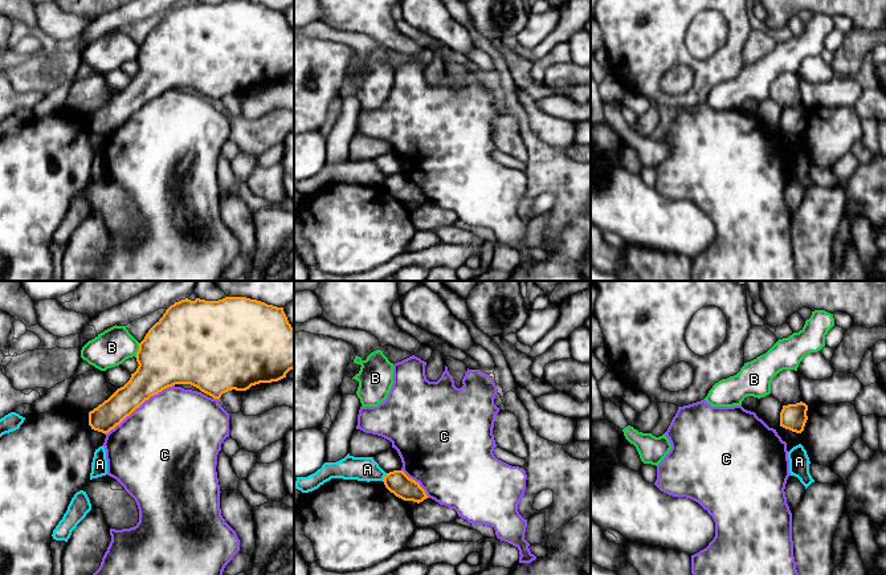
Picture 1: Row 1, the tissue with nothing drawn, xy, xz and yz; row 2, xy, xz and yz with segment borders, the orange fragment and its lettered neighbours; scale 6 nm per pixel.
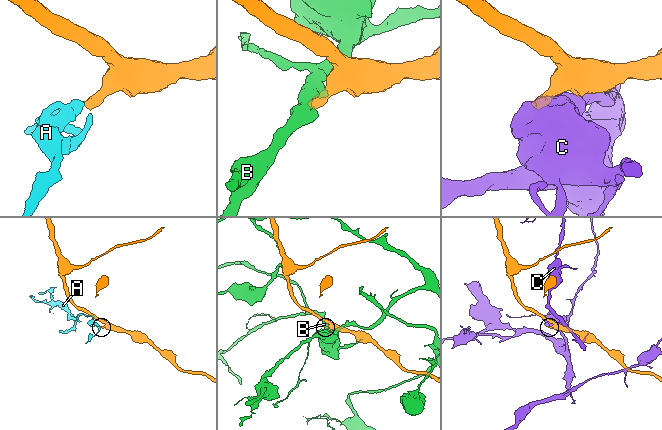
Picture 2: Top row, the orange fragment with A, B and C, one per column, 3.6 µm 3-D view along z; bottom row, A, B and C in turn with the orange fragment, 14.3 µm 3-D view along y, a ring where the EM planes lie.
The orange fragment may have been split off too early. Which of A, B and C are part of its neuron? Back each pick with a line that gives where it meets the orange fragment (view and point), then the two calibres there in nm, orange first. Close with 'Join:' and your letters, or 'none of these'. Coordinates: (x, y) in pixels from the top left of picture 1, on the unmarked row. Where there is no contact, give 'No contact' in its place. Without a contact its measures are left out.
Join: none of these

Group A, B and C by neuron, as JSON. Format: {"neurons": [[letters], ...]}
{"neurons": [["A"], ["B"], ["C"]]}

